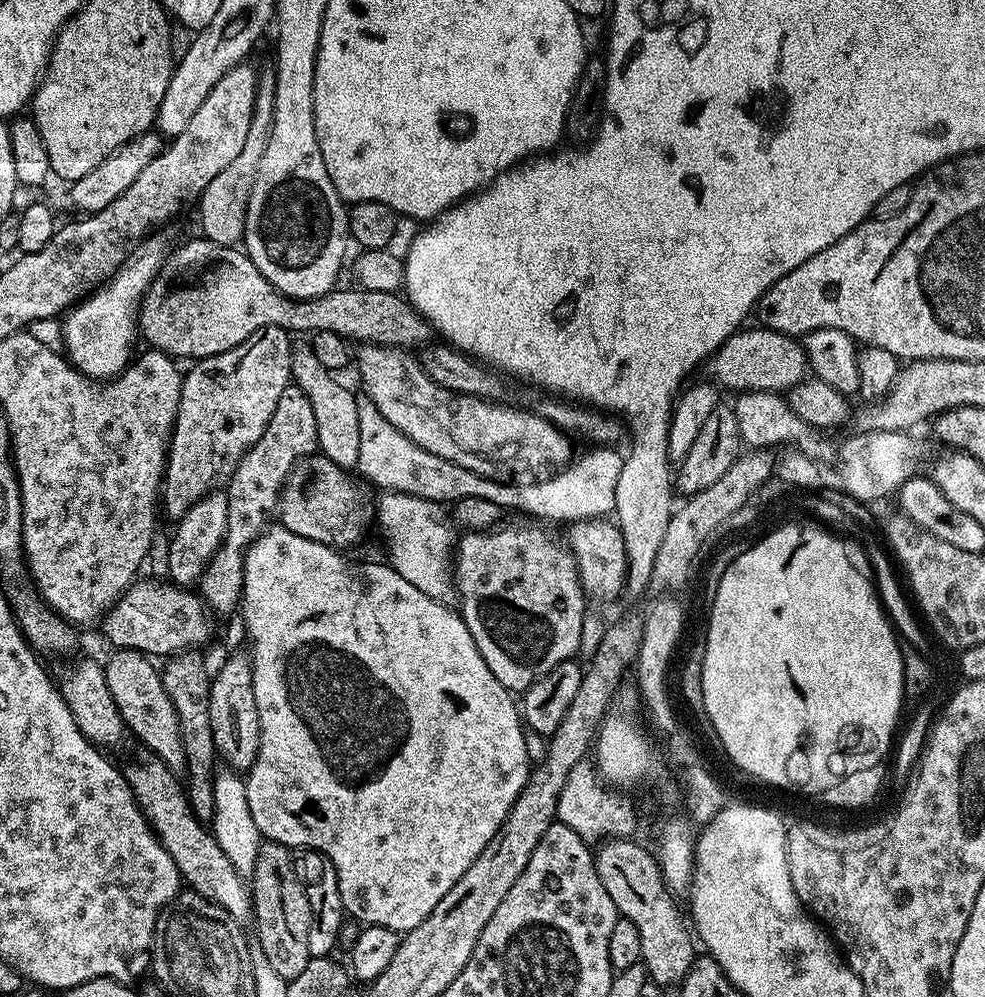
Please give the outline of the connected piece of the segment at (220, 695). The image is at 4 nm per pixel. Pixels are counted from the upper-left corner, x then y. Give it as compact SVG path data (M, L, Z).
M236 650L220 669L215 669L211 677L210 694L210 730L214 734L214 746L219 759L224 760L229 769L241 774L247 773L258 758L260 745L260 719L258 702L254 702L254 678L252 661L243 651Z

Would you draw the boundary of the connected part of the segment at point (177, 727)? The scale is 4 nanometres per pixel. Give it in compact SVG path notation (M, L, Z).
M121 648L111 653L109 660L103 661L106 674L106 686L110 686L110 694L118 706L118 710L124 719L124 727L132 732L148 747L147 751L168 767L177 776L183 777L187 773L186 746L182 746L182 726L178 722L178 714L174 710L174 702L170 702L170 694L166 694L164 677L159 667L155 668L153 661L142 652L136 652L132 648Z

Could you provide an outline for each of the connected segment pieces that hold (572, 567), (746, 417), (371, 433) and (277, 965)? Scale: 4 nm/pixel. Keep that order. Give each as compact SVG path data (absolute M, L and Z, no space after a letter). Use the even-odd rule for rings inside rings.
M528 523L530 524L516 524L513 528L502 528L503 526L500 526L495 530L465 531L463 533L465 536L459 537L458 547L454 552L454 585L458 597L458 611L464 617L466 626L478 646L486 666L490 666L490 674L494 674L494 678L498 678L500 685L513 694L523 693L524 689L529 688L531 684L538 682L546 674L550 674L550 670L554 670L554 666L573 659L579 653L582 620L586 609L586 602L584 602L586 593L580 583L579 570L576 568L576 560L572 553L563 543L560 545L550 533L543 532L539 528L539 526L541 527L539 523Z
M741 392L735 397L734 407L738 418L740 439L749 449L772 450L775 444L797 444L795 446L802 455L809 456L817 462L836 460L838 448L827 440L825 433L819 428L811 428L794 410L790 410L787 399L775 392Z
M361 395L358 399L358 418L361 419L361 454L358 472L361 472L380 490L405 492L418 498L437 500L439 502L457 502L462 499L485 499L496 503L501 510L518 508L530 514L536 520L562 522L571 524L582 520L601 519L614 512L616 486L622 471L625 457L610 446L591 449L590 453L580 455L563 471L548 480L528 484L506 484L497 480L484 480L473 476L465 468L450 467L446 458L430 454L406 434L402 434L370 402L370 398Z
M264 840L258 850L254 870L250 873L252 893L252 916L256 920L255 943L262 946L266 962L286 981L298 978L312 959L310 934L314 917L308 901L305 881L300 881L296 868L292 865L293 853L284 844Z

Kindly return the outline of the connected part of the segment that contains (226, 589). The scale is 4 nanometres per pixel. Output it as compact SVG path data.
M298 387L282 390L278 406L264 427L263 434L250 446L250 450L236 463L227 477L226 534L202 578L198 582L198 595L213 613L228 618L237 611L244 598L244 559L248 547L269 527L277 511L281 492L294 467L305 457L317 451L318 429L315 426L313 407L309 398Z

